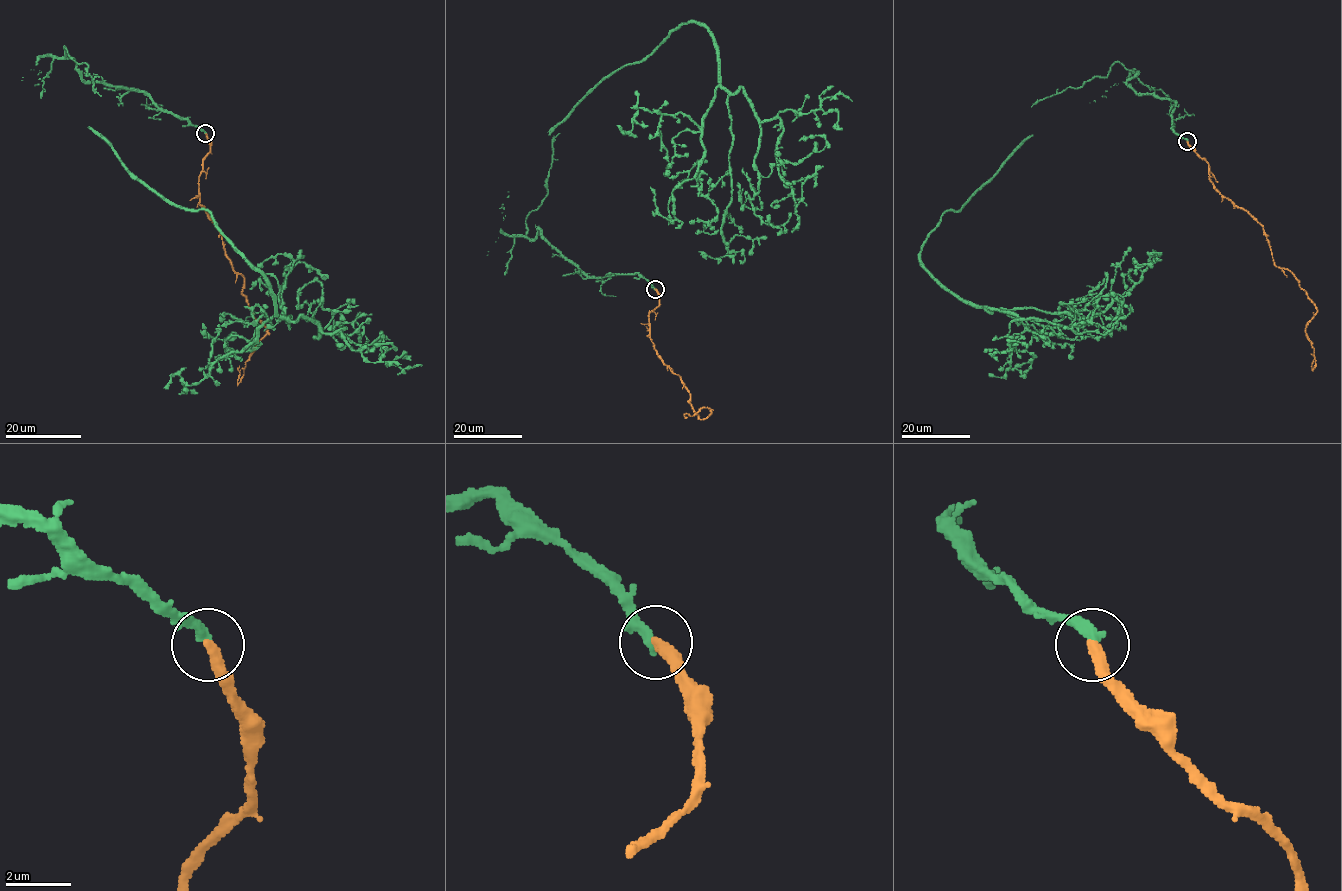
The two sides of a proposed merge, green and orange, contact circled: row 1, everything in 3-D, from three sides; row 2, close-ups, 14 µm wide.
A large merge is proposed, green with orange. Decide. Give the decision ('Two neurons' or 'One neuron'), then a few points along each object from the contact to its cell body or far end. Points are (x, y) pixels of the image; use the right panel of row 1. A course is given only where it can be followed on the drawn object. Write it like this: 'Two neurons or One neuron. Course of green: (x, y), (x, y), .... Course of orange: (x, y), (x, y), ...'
One neuron. Course of green: (1186, 140), (1116, 62), (1038, 100), (920, 253), (1018, 320), (1014, 350), (1122, 312). Course of orange: (1186, 140), (1213, 186), (1262, 227), (1274, 263), (1317, 309), (1306, 334), (1313, 369), (1311, 353)

